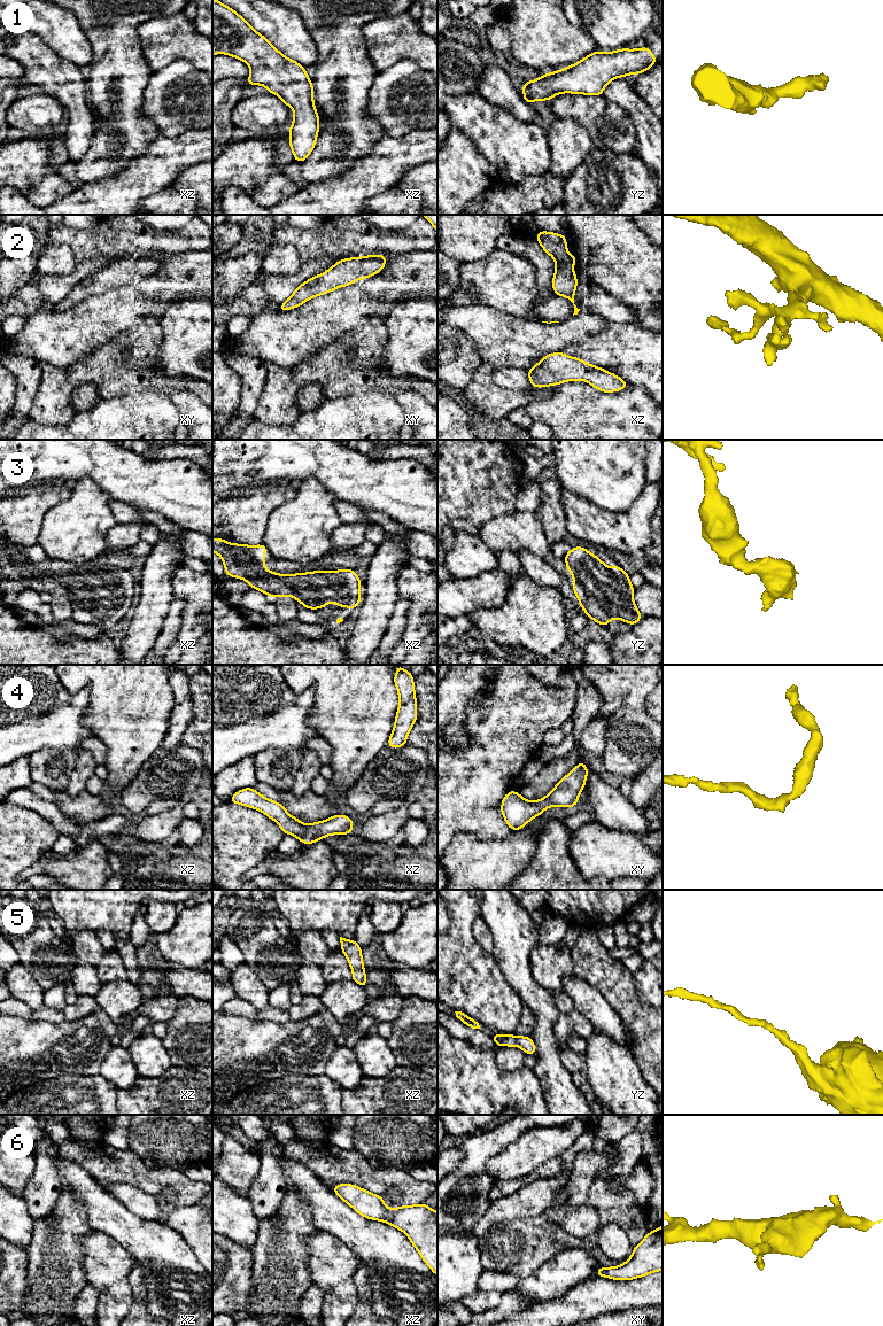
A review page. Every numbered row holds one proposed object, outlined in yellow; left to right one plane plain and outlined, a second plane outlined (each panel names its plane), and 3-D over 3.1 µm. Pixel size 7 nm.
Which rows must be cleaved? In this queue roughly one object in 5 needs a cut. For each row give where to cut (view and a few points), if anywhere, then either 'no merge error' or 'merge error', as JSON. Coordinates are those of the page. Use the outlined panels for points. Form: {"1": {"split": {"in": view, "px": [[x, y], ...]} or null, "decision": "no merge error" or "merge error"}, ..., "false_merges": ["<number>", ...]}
{"1": {"split": null, "decision": "no merge error"}, "2": {"split": null, "decision": "no merge error"}, "3": {"split": null, "decision": "no merge error"}, "4": {"split": null, "decision": "no merge error"}, "5": {"split": null, "decision": "no merge error"}, "6": {"split": null, "decision": "no merge error"}, "false_merges": []}

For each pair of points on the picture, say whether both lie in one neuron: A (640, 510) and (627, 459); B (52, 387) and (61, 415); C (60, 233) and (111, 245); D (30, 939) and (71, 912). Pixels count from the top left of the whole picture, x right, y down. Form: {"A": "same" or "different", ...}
{"A": "different", "B": "same", "C": "same", "D": "different"}

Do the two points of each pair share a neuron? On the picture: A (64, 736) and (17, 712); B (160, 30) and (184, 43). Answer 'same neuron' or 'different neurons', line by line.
A: same neuron
B: same neuron

